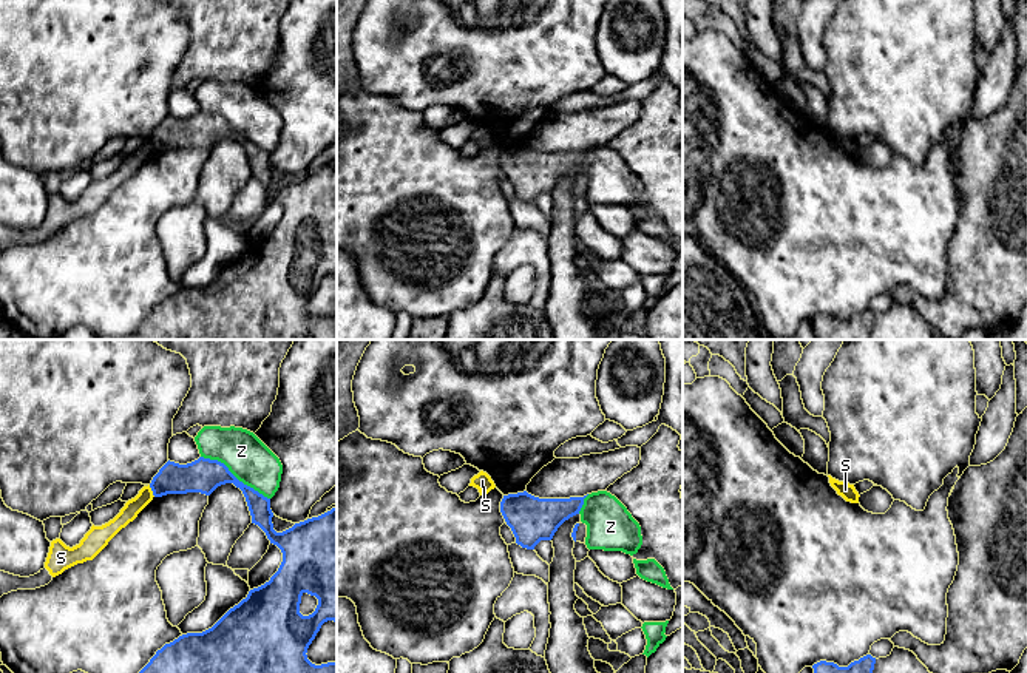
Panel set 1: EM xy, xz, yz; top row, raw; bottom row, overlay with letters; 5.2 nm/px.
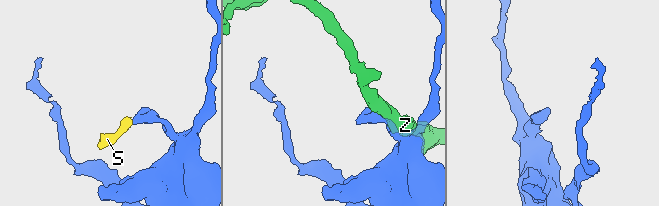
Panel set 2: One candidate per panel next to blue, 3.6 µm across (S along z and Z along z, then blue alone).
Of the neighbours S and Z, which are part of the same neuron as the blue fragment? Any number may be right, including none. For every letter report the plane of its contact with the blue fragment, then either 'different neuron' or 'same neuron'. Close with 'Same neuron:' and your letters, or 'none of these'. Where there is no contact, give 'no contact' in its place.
S: xy | different neuron
Z: xy | different neuron
Same neuron: none of these

